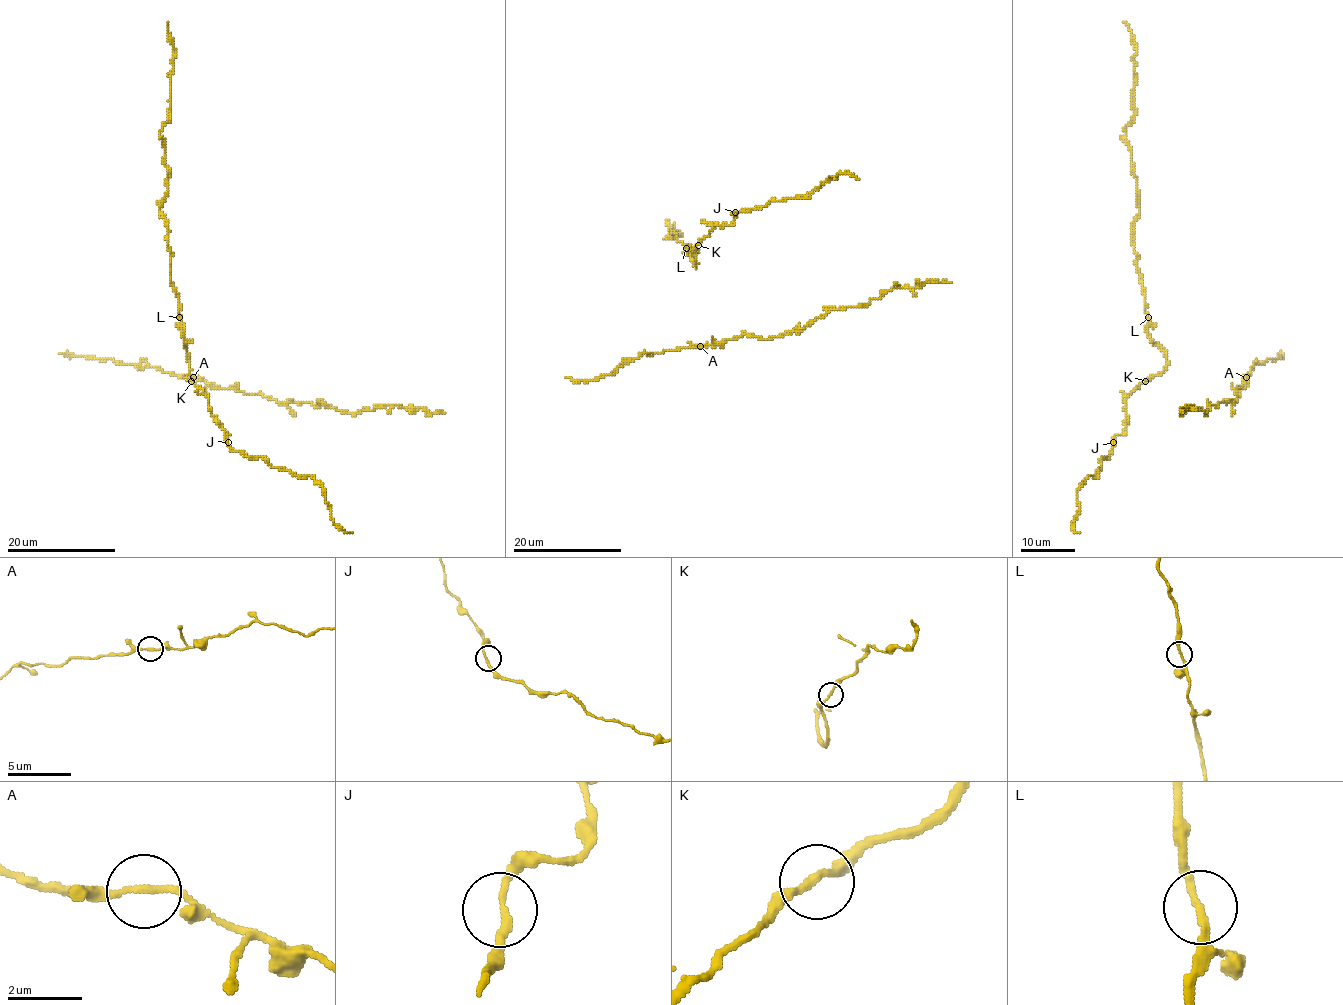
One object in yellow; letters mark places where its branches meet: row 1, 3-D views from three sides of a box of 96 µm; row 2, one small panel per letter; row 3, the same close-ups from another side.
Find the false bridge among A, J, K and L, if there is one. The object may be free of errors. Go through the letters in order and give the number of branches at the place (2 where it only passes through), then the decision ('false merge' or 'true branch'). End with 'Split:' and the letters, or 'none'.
A: branches 2; true branch
J: branches 2; true branch
K: branches 2; true branch
L: branches 2; true branch
Split: none

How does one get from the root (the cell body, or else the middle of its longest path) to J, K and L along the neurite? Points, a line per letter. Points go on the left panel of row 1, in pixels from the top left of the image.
J: (187, 351), (190, 370), (187, 377), (206, 396), (209, 411), (228, 435), (228, 442)
K: (187, 351), (190, 370), (187, 377), (191, 381)
L: (187, 351), (179, 317)

